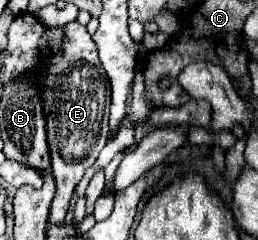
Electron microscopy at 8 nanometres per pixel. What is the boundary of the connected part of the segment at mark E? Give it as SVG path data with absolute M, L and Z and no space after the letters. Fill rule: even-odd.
M69 23L69 25L65 27L65 41L63 41L63 45L65 45L65 47L63 47L63 55L59 55L59 57L55 57L55 61L53 61L51 65L47 65L47 67L49 67L49 71L45 73L45 77L41 77L41 81L45 83L45 91L43 91L43 107L45 107L45 115L47 115L47 139L49 139L49 149L51 149L51 165L53 165L53 175L55 175L55 183L57 183L57 195L55 195L55 199L53 199L53 203L51 203L51 215L49 215L49 221L51 221L51 223L59 223L59 221L63 221L63 219L65 219L65 211L67 211L67 205L69 205L69 199L71 199L71 195L73 195L73 191L75 191L75 185L77 185L77 183L81 181L81 177L83 177L83 173L85 173L85 171L87 171L87 169L89 169L89 167L91 167L91 165L95 163L95 159L97 159L97 155L99 155L99 151L101 151L101 149L105 147L105 143L107 143L107 139L109 139L109 103L111 103L111 85L107 83L107 75L105 75L105 71L103 71L103 67L101 67L101 63L99 63L99 57L97 57L97 45L95 45L95 43L93 43L93 45L89 45L89 41L91 41L91 37L89 37L89 33L87 33L87 29L85 29L83 25L79 25L79 23ZM61 59L69 63L69 65L67 65L69 69L67 69L67 67L55 67L55 65L57 65L57 63L59 63Z

